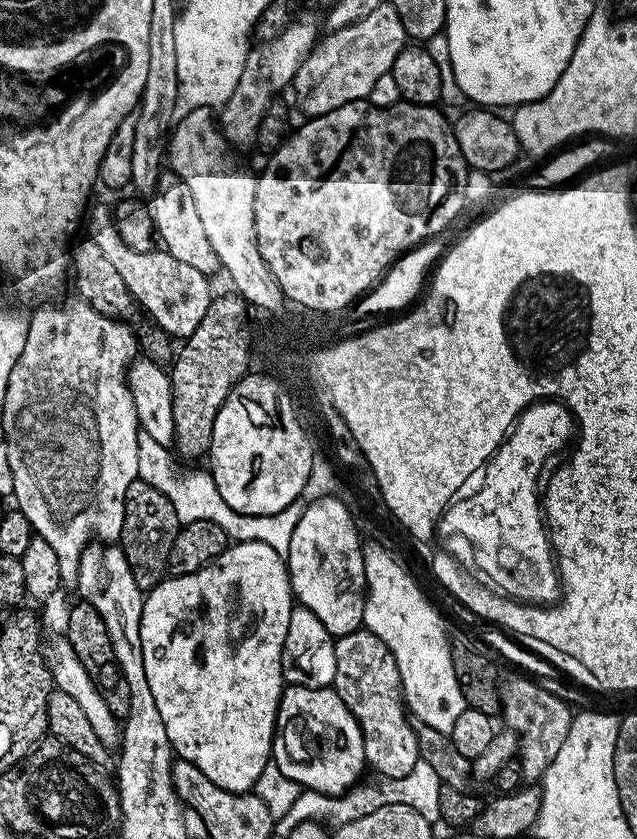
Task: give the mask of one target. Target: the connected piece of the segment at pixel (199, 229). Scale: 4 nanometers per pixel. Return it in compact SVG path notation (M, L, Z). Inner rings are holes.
M161 171L156 191L146 205L163 251L178 258L178 262L186 262L186 266L194 266L194 270L202 270L206 277L215 277L215 272L221 271L218 254L214 254L214 246L210 246L210 238L206 238L202 217L198 215L198 206L194 203L194 194L190 194L190 186L186 186L186 182L182 182L175 172Z

